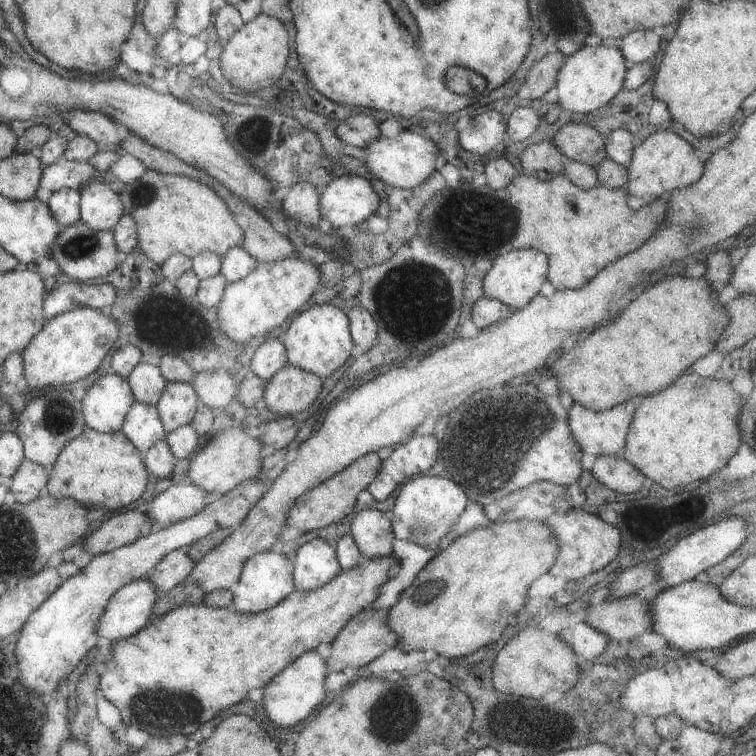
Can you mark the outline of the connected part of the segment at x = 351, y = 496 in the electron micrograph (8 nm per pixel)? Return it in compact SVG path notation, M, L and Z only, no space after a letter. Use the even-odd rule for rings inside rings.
M375 452L367 453L348 464L337 474L330 476L325 482L321 482L319 486L307 490L289 508L289 512L285 516L285 529L295 528L299 532L306 533L341 520L351 512L355 504L355 496L371 484L371 480L379 472L379 468L381 468L381 459Z

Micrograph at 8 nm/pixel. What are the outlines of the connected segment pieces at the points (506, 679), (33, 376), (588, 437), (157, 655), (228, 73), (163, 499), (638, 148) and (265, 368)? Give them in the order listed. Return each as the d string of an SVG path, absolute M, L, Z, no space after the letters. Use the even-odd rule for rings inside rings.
M527 616L527 620L519 626L519 634L515 634L511 640L507 640L503 648L493 655L491 665L491 686L501 693L519 695L521 697L541 698L549 690L565 692L575 684L577 674L577 662L575 652L571 646L563 644L556 634L549 634L537 627ZM529 622L535 628L525 628Z
M79 307L46 320L41 330L23 347L23 378L21 388L35 395L43 388L62 388L63 384L83 379L97 370L101 361L112 351L119 328L107 311Z
M629 398L627 402L621 402L619 406L615 405L607 410L589 410L589 408L583 408L581 404L575 404L573 402L571 408L569 408L568 425L569 432L573 436L573 440L579 444L579 450L583 454L589 454L589 456L620 456L623 450L623 442L625 442L625 436L627 436L628 426L631 422L633 412L637 408L637 400L639 398Z
M393 553L389 556L362 560L357 566L353 566L353 568L349 570L341 570L341 572L339 572L335 578L331 578L331 582L327 582L325 586L321 586L321 588L312 591L294 590L291 594L283 598L283 600L279 600L273 608L269 608L269 610L264 610L263 612L256 612L253 614L237 613L230 611L226 607L211 608L205 606L202 602L197 604L186 603L176 606L173 610L169 610L163 614L163 616L151 619L139 632L135 632L135 634L123 638L123 640L111 642L111 646L109 646L111 656L101 664L101 674L97 684L100 693L119 711L124 725L133 724L133 726L141 728L141 730L144 730L153 737L164 737L165 735L171 735L173 733L177 734L179 730L181 730L181 732L183 732L183 730L189 732L189 730L197 728L201 722L207 722L207 720L215 718L221 710L227 709L229 706L233 706L233 704L237 704L237 702L245 696L245 692L249 692L251 688L261 688L265 686L275 674L279 674L285 666L291 664L293 660L299 658L299 656L307 652L307 650L315 649L319 644L331 642L335 638L335 635L347 624L350 617L355 616L355 614L370 606L371 602L375 600L375 596L377 596L379 586L381 586L383 582L387 582L390 577L394 576L396 564L399 562L397 560L398 556L399 555Z
M225 5L212 13L211 21L215 34L224 41L219 56L223 78L245 92L259 90L262 94L283 72L287 62L289 38L283 24L267 14L258 13L243 23L233 5Z
M182 481L160 492L153 500L141 505L141 508L143 514L151 520L151 531L158 531L201 512L208 505L205 502L211 499L213 496L209 492Z
M663 129L653 132L642 142L636 142L627 166L621 166L605 157L594 169L597 184L609 189L623 188L625 204L631 210L637 210L655 198L697 182L703 172L703 162L695 156L694 147L689 146L680 136Z
M264 340L253 352L249 362L249 374L258 376L263 380L271 378L277 370L287 363L285 349L280 340Z

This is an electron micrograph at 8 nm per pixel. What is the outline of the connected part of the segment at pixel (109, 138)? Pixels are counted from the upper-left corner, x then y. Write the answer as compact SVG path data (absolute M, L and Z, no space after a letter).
M65 110L65 112L61 112L60 117L69 128L76 133L88 136L100 149L105 151L117 152L121 140L125 140L129 134L125 126L99 112L89 112L89 110L67 112Z

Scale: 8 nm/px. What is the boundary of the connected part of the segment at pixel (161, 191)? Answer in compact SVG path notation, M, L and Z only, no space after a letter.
M146 170L129 186L125 184L117 196L123 204L123 215L129 214L137 224L136 247L156 265L175 253L191 258L209 251L222 257L227 250L241 244L241 228L235 224L227 204L207 184L187 176Z

